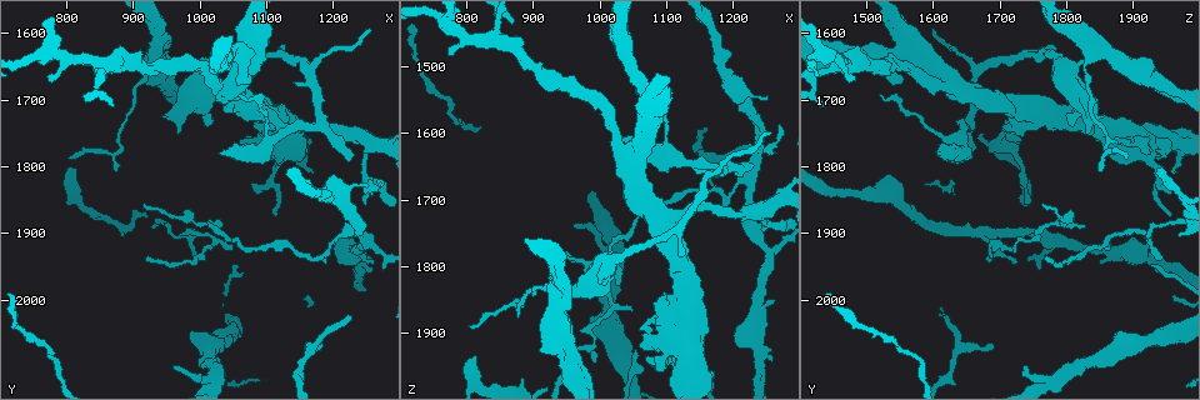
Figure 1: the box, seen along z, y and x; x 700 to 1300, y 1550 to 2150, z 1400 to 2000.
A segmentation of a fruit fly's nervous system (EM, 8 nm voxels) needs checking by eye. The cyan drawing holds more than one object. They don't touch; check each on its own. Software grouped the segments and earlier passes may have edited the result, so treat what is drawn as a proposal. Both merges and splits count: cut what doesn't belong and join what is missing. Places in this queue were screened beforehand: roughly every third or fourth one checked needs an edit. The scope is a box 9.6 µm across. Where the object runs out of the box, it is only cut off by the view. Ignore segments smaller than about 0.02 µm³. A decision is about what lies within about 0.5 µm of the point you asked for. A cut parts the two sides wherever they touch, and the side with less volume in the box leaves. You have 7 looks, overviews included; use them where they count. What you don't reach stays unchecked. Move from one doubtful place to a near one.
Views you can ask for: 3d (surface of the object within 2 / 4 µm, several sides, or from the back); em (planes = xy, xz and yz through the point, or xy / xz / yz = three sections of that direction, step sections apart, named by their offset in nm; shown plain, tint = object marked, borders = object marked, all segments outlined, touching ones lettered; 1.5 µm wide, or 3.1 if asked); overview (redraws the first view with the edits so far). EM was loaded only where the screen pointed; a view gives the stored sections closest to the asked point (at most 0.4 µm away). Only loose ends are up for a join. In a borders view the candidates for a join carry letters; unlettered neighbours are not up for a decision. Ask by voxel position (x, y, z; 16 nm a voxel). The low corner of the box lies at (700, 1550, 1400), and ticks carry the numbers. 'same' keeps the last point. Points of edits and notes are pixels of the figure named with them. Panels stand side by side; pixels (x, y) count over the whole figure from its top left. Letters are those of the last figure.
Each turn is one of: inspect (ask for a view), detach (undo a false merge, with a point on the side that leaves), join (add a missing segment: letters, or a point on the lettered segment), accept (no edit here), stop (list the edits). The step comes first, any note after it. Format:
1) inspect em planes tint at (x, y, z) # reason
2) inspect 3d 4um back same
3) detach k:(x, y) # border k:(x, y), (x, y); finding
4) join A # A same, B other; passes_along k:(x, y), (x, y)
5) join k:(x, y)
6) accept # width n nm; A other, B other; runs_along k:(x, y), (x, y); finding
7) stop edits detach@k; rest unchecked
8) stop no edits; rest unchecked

inspect 3d 4um at (955, 1605, 1845)

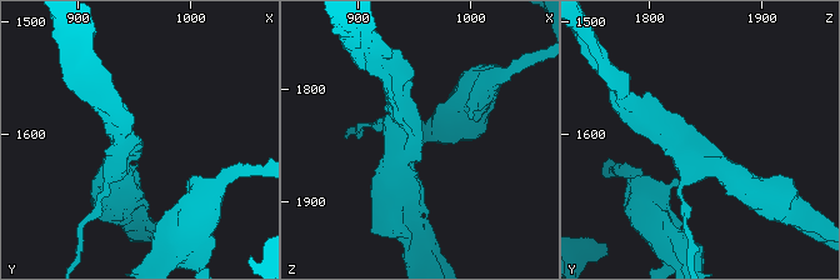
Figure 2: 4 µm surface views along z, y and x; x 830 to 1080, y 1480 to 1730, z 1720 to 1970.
inspect em xy step 4 borders at (954, 1606, 1844) # now the EM

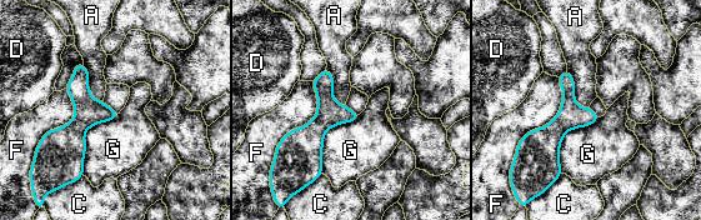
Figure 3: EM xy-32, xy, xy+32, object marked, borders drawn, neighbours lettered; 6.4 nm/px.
inspect em xz step 8 borders same # cut it another way

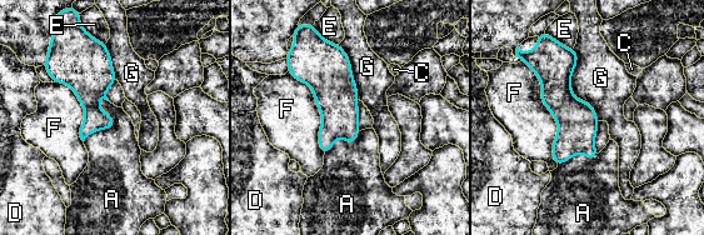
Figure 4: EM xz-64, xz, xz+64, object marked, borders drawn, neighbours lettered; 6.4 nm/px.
accept # A other, C other, D other, E other, F other, G other; border 4:(103, 96), (113, 126), (84, 141); no lettered segment goes on from it

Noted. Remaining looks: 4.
inspect em planes tint at (1030, 1785, 1610) # thick end

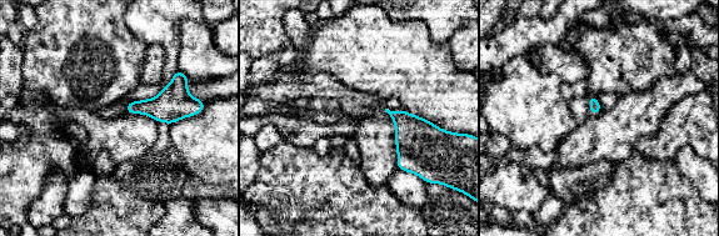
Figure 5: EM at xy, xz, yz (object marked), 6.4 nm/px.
inspect em planes borders same

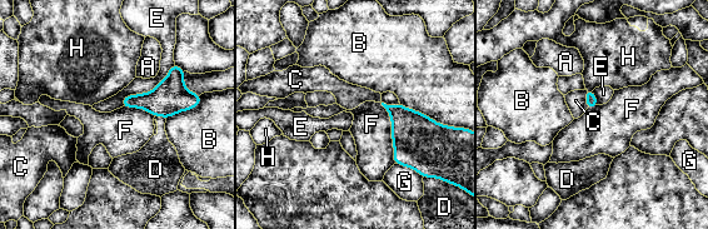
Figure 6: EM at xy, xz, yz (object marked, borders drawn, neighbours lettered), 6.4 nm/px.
join C # A other, B other, C same, D other, E other, F other, G other, H other; passes_along 6:(591, 99), (586, 99), (576, 100); the cell continues

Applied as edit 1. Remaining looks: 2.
stop edits join@6; rest unchecked

